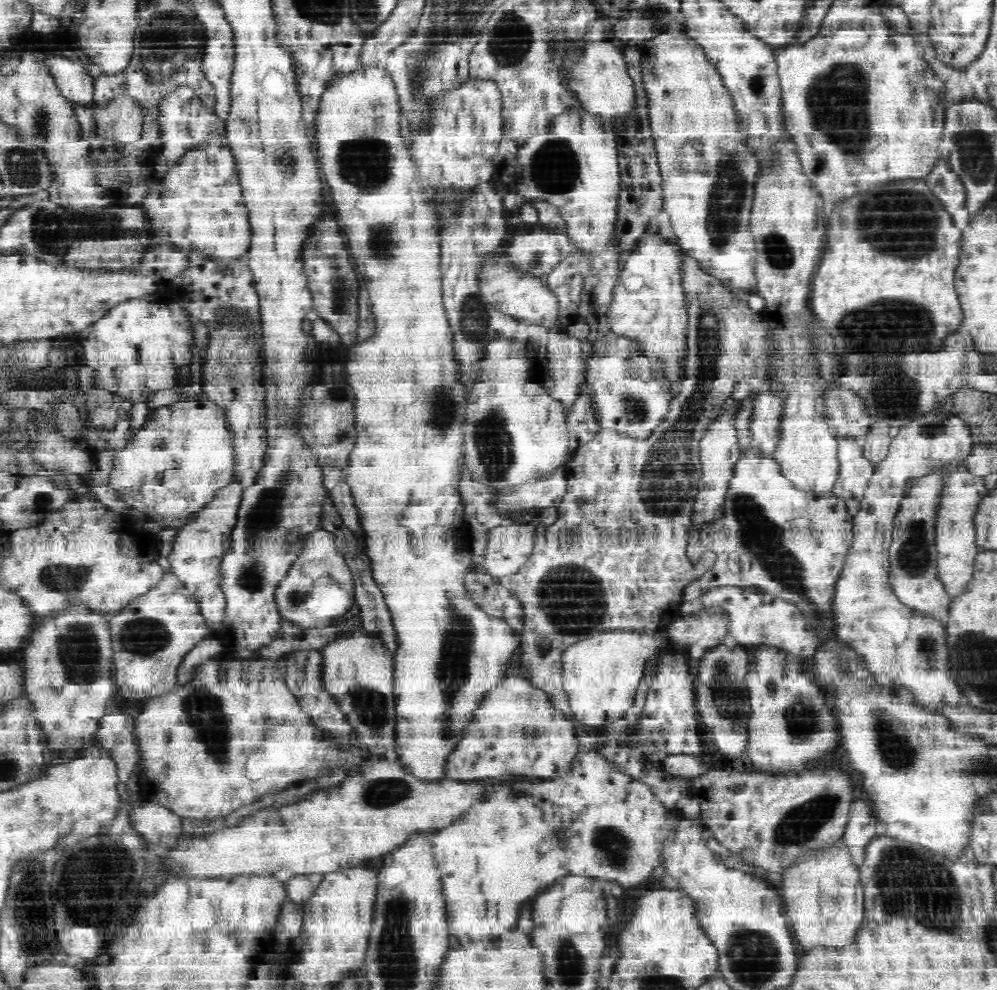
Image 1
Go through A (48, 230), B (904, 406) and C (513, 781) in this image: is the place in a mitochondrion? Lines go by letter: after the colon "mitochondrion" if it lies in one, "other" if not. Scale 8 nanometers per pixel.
A: mitochondrion
B: mitochondrion
C: other

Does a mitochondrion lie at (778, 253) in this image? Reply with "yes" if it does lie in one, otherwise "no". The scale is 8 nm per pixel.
yes

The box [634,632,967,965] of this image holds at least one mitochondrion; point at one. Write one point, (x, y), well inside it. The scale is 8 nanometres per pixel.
(911, 884)

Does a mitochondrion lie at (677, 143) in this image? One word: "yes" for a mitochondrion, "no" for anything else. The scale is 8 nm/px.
no

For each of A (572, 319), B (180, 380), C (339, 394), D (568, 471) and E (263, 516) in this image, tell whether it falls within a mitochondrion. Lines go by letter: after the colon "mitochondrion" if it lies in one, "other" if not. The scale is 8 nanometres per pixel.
A: other
B: other
C: other
D: other
E: mitochondrion

